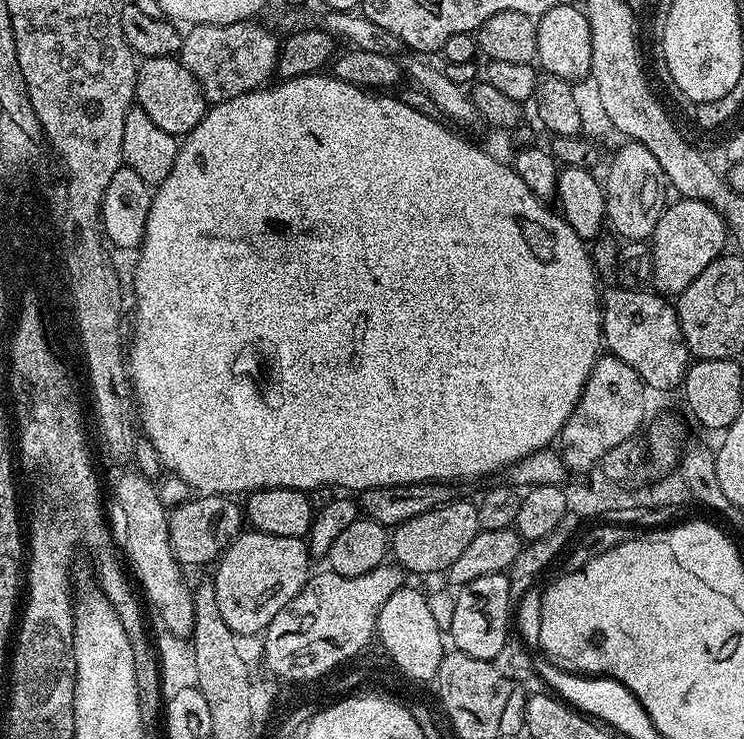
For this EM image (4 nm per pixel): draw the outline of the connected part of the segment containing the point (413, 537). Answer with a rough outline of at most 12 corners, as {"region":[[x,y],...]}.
{"region":[[454,498],[402,522],[390,552],[405,573],[444,574],[481,530]]}

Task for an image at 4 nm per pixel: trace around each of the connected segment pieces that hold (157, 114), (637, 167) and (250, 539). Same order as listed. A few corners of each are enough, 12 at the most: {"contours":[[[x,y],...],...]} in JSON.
{"contours":[[[146,56],[135,103],[183,138],[206,111],[203,90],[176,56]],[[624,142],[603,181],[607,223],[647,241],[666,177],[644,144]],[[241,531],[214,568],[240,638],[263,633],[310,575],[301,538]]]}

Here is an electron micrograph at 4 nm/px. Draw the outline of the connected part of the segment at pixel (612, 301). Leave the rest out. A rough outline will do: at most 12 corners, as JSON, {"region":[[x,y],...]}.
{"region":[[605,287],[603,347],[651,391],[679,389],[690,353],[655,290]]}

